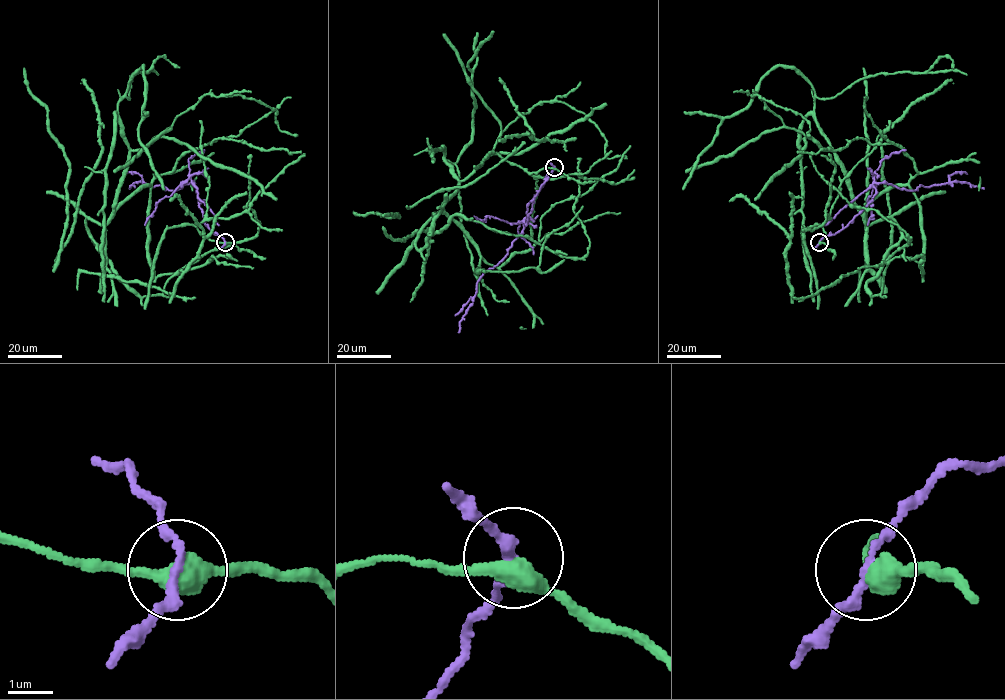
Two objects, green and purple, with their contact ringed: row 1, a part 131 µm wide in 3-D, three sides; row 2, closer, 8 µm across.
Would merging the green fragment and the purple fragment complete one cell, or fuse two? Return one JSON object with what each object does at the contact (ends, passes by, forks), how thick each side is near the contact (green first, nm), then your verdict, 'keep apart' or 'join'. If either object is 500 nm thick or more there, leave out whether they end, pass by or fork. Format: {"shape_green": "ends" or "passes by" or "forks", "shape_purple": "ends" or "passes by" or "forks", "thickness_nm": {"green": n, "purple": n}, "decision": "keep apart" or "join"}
{"shape_green": "passes by", "shape_purple": "passes by", "thickness_nm": {"green": 440, "purple": 190}, "decision": "keep apart"}

